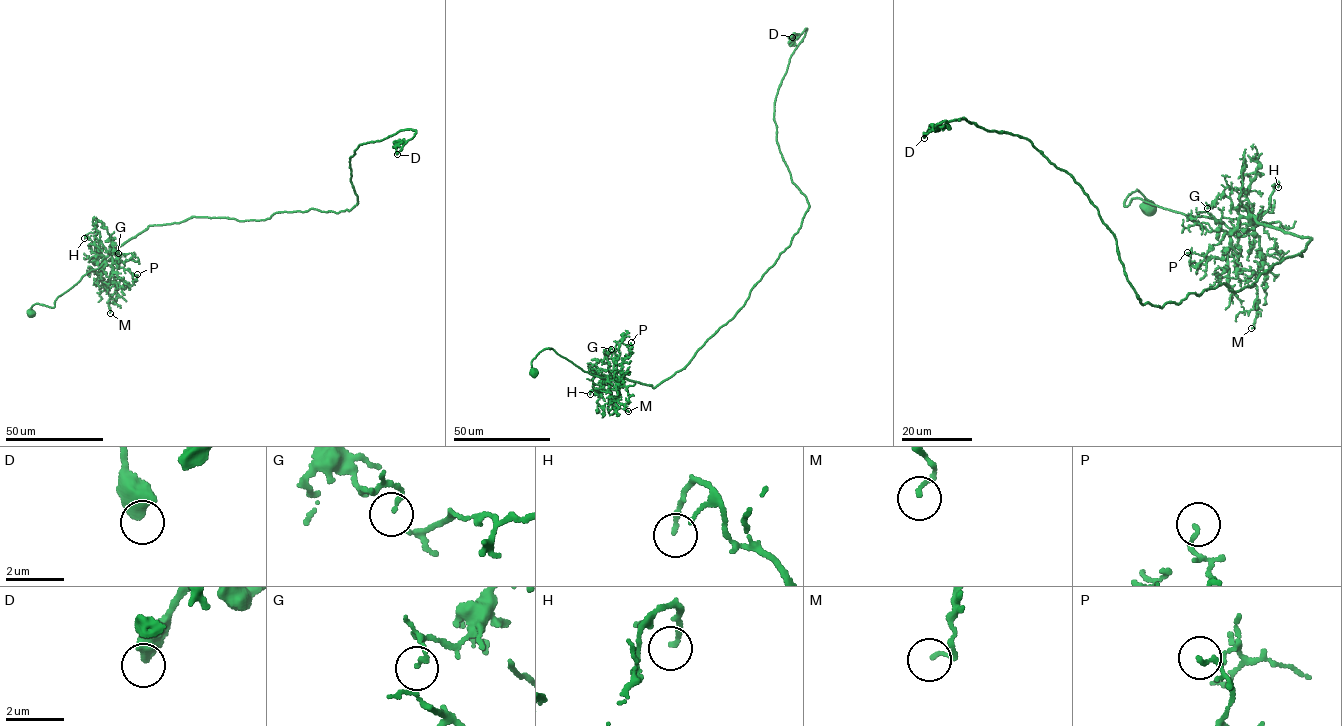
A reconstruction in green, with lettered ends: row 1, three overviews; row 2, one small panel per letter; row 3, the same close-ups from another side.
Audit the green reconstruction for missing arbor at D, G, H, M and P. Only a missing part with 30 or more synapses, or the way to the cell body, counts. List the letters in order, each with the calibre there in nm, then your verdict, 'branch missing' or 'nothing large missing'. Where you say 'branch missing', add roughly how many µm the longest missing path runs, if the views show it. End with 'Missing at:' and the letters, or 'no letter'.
D: calibre 500 nm; nothing large missing
G: calibre 100 nm; nothing large missing
H: calibre 160 nm; nothing large missing
M: calibre 110 nm; nothing large missing
P: calibre 140 nm; nothing large missing
Missing at: no letter

